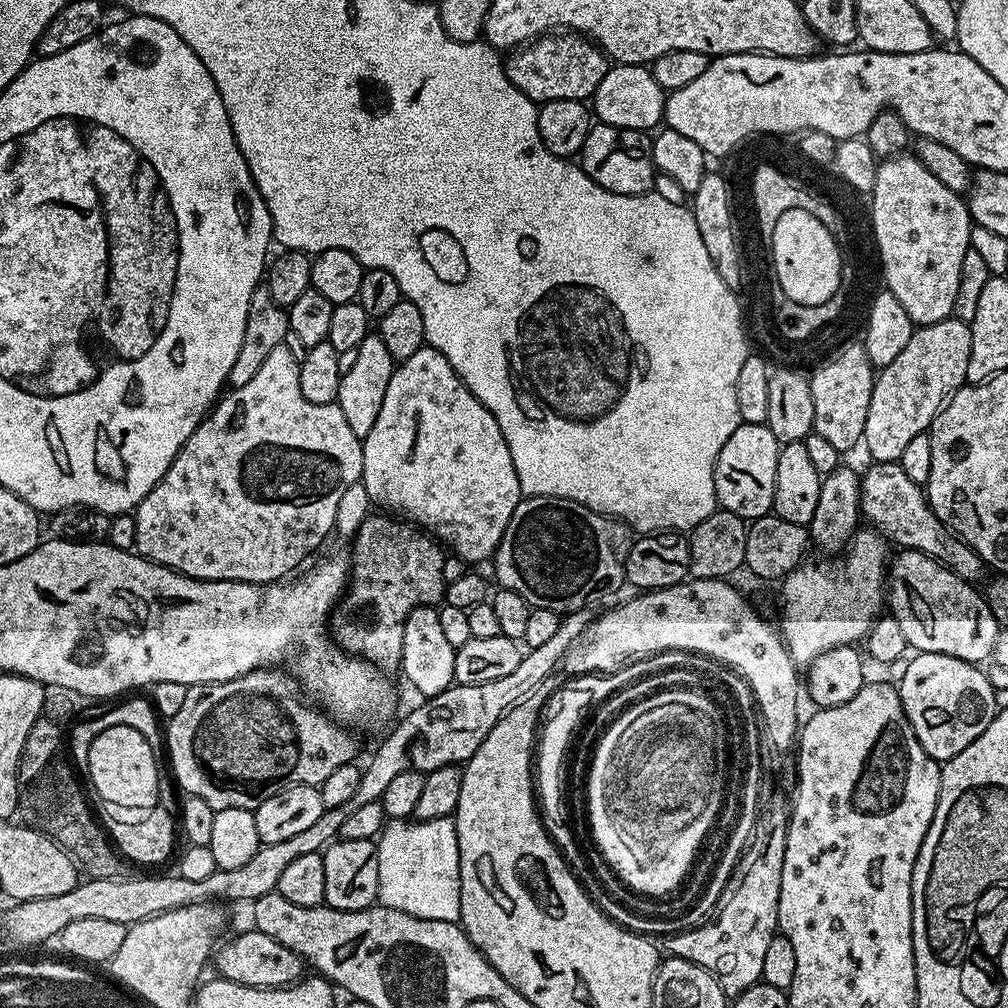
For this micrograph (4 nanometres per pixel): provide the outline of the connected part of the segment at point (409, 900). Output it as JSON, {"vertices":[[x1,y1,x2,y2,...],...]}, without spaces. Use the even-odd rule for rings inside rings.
{"vertices":[[452,816,433,820,405,818,385,823,378,837,376,853,378,854,378,900,383,907,402,910,414,918,430,918,442,922,459,921,460,859,456,822]]}

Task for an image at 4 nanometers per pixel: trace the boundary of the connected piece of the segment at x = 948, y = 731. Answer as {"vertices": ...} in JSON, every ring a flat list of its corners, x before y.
{"vertices":[[916,652,913,657,903,665,904,673,898,683,902,706,918,742,922,742,922,750,930,758,943,762,966,750,990,726,998,711,996,692,983,667,962,658,929,652]]}

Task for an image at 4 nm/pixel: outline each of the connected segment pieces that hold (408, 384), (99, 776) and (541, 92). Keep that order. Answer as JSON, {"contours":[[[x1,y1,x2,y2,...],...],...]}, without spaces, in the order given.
{"contours":[[[427,346,419,348,415,354,410,354,410,358,399,361,393,367,390,386,386,386,386,398,382,398,382,410,378,410,378,419,374,421,374,430,370,430,370,434,363,436,362,443,364,445,362,482,349,486,338,501,335,527,337,533,355,534,359,530,364,519,370,515,369,496,374,503,384,507,381,509,427,530,437,541,443,542,445,545,448,543,452,547,449,549,469,565,476,566,479,560,484,560,487,556,489,559,495,553,498,542,506,530,506,522,510,522,510,514,514,514,514,510,522,498,518,474,514,470,514,458,510,458,510,446,506,446,506,438,502,438,502,430,498,426,494,414,490,414,490,410,486,410,486,406,482,402,478,402,478,398,474,398,474,394,462,382,462,378,458,378,454,366,450,366,450,362,446,362,446,358,442,358,442,354,438,350]],[[110,726,106,730,96,733,92,737,91,744,87,745,86,752,88,752,88,776,92,779,92,788,105,800,108,804,113,804,116,808,140,808,136,810,151,810,157,807,158,801,156,800,160,796,160,768,156,765,156,752,152,749,152,744,147,735,138,730,130,730,130,726]],[[545,34,511,53,506,71,510,82,531,100,587,101,598,90,598,82,606,78,610,61,599,44,579,34]]]}

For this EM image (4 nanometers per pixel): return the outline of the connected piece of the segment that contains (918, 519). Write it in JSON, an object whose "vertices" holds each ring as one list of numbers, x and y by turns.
{"vertices":[[873,463,872,469,863,473,860,482,860,514,865,521,869,520,871,527,879,532,885,540,893,545,901,544,904,548,913,548,913,553,920,553,929,556,939,564,945,564,959,580,976,582,982,569,980,555,959,536,953,534,943,522,934,514,934,510,928,505,928,498,925,489,919,484,910,482,906,474,902,471,900,463,895,464,878,464]]}

